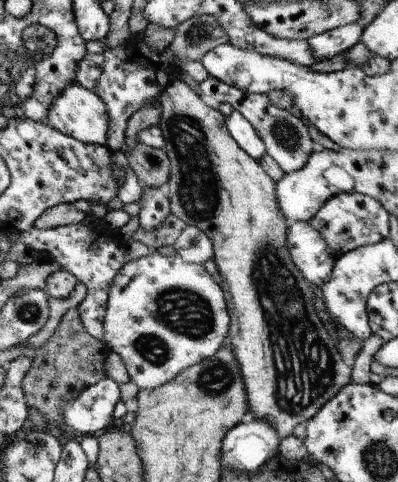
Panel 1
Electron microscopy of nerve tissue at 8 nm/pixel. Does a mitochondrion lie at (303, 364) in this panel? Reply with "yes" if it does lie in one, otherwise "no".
yes

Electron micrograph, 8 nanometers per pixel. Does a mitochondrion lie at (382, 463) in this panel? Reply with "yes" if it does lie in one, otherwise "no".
yes

